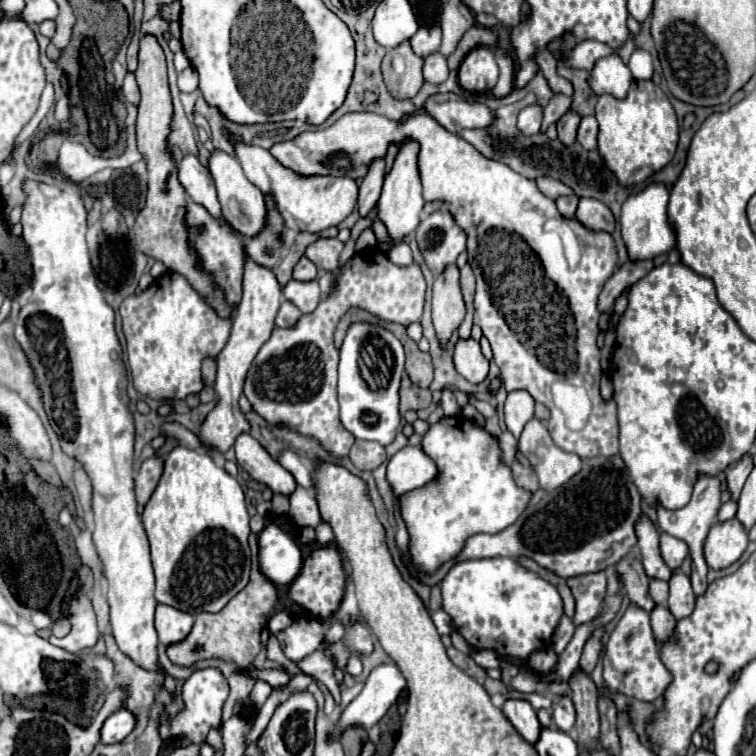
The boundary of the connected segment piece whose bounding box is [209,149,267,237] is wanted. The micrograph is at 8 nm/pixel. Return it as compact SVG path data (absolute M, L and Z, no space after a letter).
M213 149L211 157L209 157L209 171L215 179L215 187L217 187L217 195L219 195L219 203L221 203L221 213L223 217L241 233L253 237L261 231L261 227L265 225L265 201L263 201L263 193L245 177L239 161L221 151L221 149Z

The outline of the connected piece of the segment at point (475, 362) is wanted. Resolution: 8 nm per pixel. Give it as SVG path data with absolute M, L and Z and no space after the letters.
M459 339L453 351L453 363L459 375L463 375L471 383L479 383L487 377L489 361L483 357L479 341L475 339Z

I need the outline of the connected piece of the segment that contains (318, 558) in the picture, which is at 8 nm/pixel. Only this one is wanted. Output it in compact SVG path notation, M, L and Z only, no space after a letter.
M319 547L315 549L303 563L303 573L295 577L291 583L291 599L307 609L317 619L331 619L343 599L345 593L345 571L341 563L341 555L335 547Z

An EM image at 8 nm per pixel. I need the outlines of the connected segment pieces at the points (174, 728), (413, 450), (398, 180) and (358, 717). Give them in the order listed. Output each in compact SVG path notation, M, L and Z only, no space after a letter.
M215 667L197 669L191 673L189 679L183 683L183 711L175 717L169 717L167 711L159 717L159 735L163 741L171 741L173 747L185 747L185 745L203 745L207 739L209 729L221 729L221 713L223 703L229 697L229 683L223 677L223 673Z
M403 447L387 463L387 481L393 495L399 497L407 491L423 487L427 481L437 477L435 463L423 453L421 447Z
M405 139L403 145L399 147L399 153L395 157L395 163L391 171L385 177L383 193L379 197L379 219L387 225L389 235L393 237L395 243L399 243L407 233L413 233L419 225L419 217L423 211L423 195L421 195L421 179L419 179L419 165L417 165L417 155L419 155L419 143L415 139Z
M395 663L375 667L365 681L363 691L349 703L349 707L341 715L339 727L347 729L361 723L365 729L371 729L397 701L405 687L407 681Z

